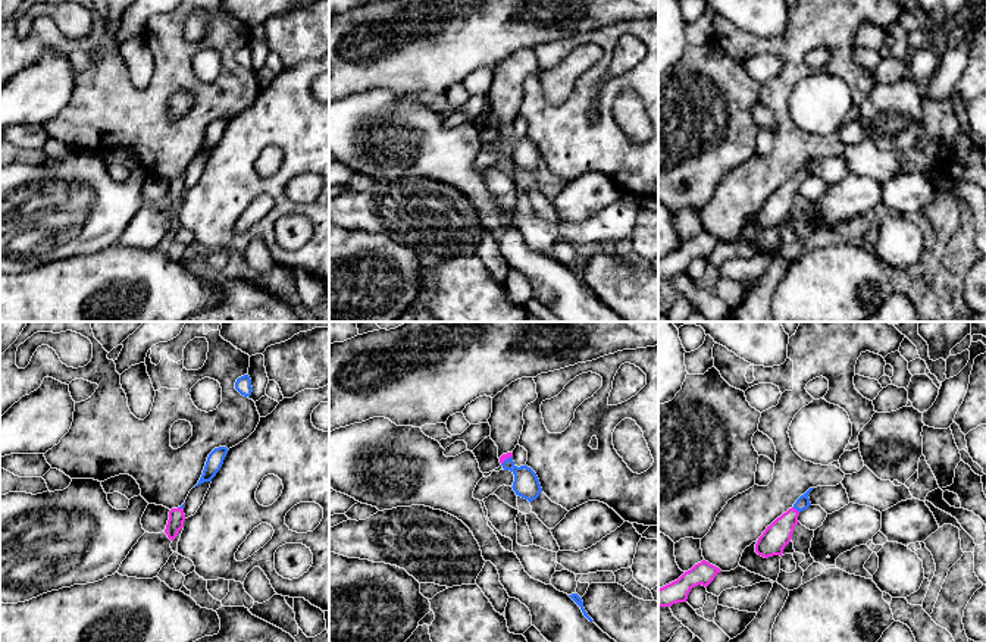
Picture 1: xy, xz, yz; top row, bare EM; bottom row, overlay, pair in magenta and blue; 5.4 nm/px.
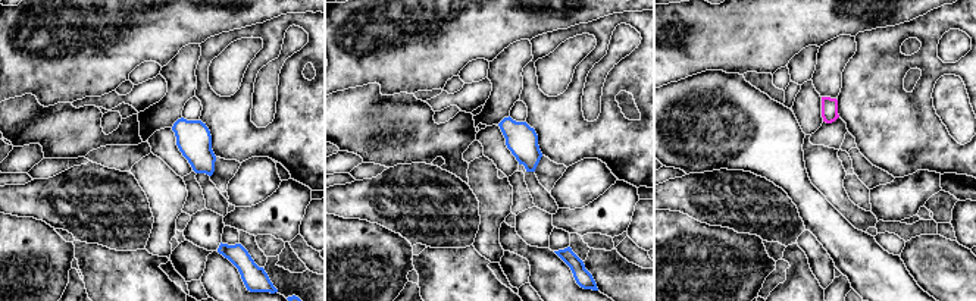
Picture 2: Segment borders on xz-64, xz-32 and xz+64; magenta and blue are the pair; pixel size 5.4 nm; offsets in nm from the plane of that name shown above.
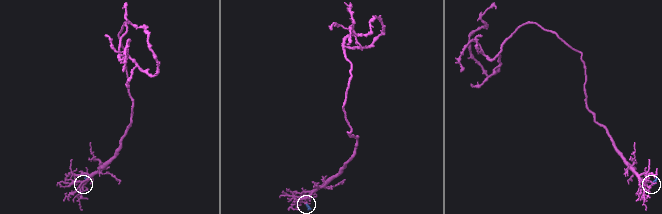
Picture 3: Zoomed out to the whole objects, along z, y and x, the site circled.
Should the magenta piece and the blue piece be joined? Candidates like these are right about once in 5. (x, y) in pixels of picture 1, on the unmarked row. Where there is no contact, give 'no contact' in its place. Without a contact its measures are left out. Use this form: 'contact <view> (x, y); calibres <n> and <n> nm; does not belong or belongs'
contact yz (797, 181); calibres 150 and 80 nm; belongs

